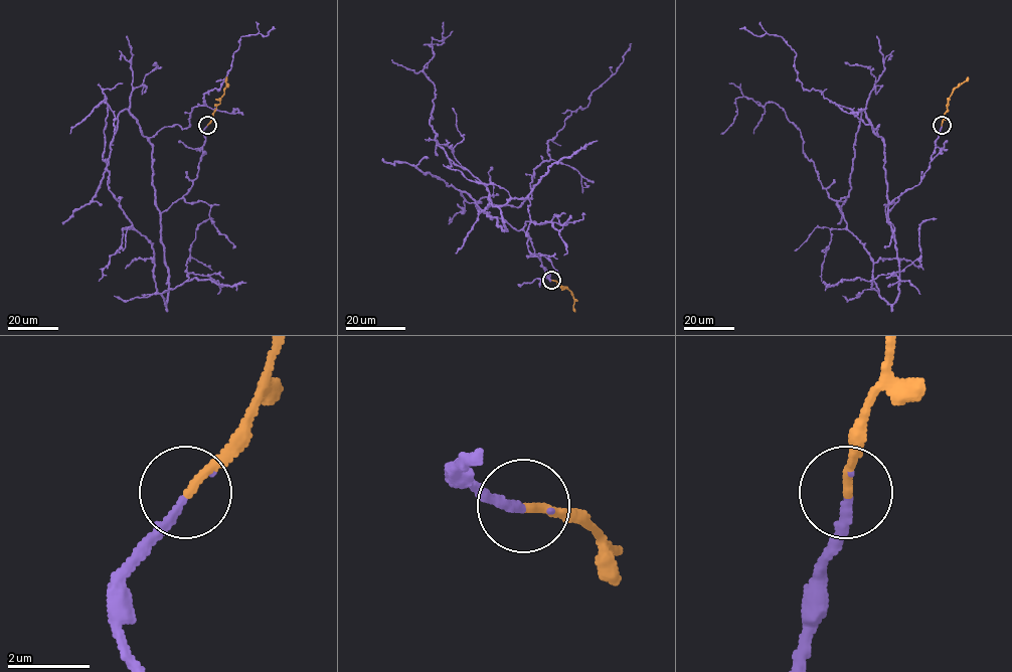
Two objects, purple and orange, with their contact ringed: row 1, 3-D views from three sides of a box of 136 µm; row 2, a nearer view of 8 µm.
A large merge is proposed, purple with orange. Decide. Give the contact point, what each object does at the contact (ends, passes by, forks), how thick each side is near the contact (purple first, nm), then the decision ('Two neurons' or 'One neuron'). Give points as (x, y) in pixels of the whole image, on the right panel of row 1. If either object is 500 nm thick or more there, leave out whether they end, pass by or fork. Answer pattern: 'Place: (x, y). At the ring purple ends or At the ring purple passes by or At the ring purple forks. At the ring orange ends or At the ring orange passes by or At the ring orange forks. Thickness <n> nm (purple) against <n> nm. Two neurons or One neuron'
Place: (942, 125). At the ring purple ends. At the ring orange ends. Thickness 220 nm (purple) against 220 nm. One neuron

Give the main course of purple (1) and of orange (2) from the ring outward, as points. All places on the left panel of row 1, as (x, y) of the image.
1: (207, 126), (197, 177), (161, 213), (165, 304), (152, 244), (108, 185), (105, 97), (115, 134)
2: (207, 125), (220, 104), (226, 76)

